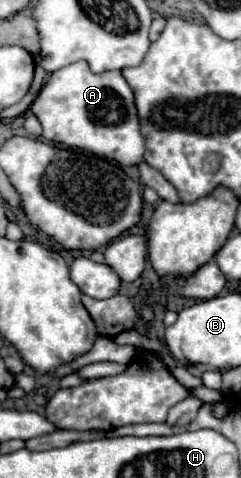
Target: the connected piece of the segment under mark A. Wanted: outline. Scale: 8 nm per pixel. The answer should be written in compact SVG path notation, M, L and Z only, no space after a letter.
M75 61L47 77L47 83L43 85L35 103L31 105L31 111L43 125L43 139L47 139L55 145L61 145L67 149L89 151L93 155L113 159L119 165L139 165L143 161L145 137L141 135L141 129L139 129L135 95L121 71L105 71L101 75L95 75L89 69L87 61Z

